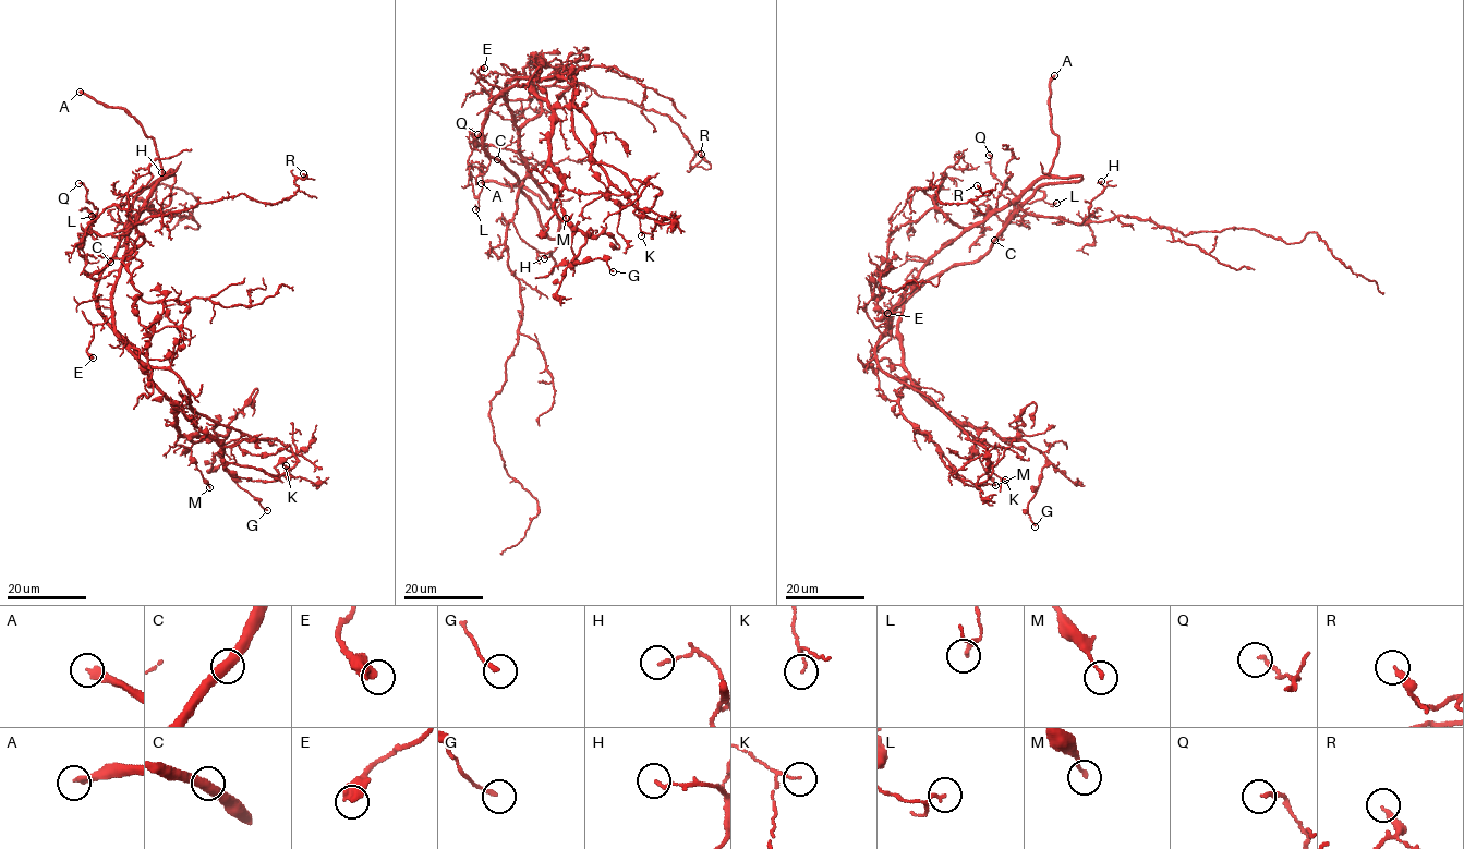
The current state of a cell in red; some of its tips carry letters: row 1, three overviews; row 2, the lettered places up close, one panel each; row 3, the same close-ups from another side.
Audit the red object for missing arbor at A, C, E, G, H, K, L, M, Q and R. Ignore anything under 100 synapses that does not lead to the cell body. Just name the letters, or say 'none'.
A

